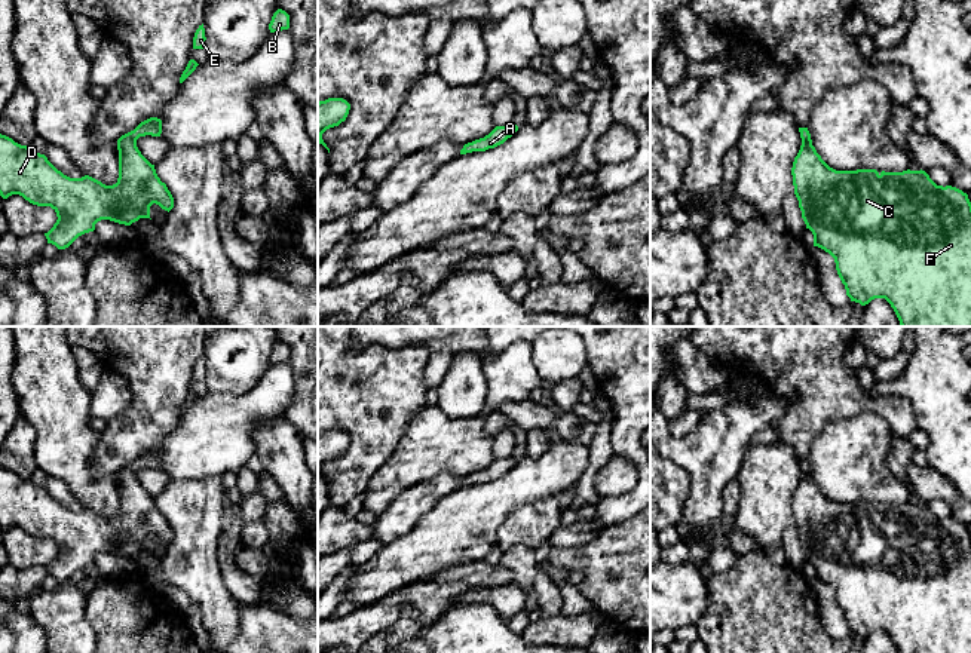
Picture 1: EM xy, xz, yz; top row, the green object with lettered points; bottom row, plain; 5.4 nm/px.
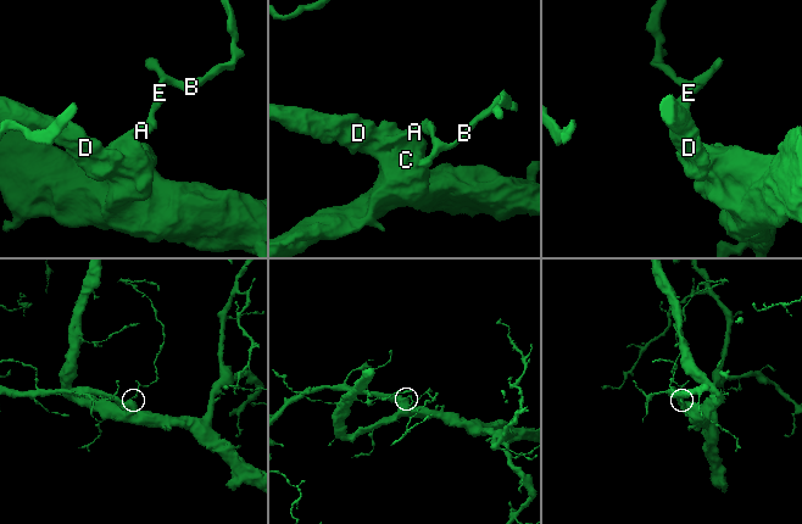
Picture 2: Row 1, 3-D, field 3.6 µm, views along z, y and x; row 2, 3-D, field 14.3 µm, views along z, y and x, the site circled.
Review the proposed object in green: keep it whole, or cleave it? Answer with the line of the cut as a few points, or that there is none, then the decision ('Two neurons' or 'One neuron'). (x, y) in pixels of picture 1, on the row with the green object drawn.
No split. One neuron

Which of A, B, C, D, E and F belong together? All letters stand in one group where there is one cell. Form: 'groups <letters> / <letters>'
groups A B C D E F

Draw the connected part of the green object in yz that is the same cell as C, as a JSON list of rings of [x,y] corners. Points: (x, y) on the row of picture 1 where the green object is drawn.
[[[799,128],[799,132],[802,145],[791,168],[794,194],[806,229],[814,234],[814,246],[824,249],[834,258],[837,275],[851,301],[866,306],[874,298],[885,298],[894,309],[901,326],[971,326],[971,202],[968,194],[952,186],[937,186],[922,169],[882,171],[880,174],[876,169],[836,171],[817,153],[808,128]]]

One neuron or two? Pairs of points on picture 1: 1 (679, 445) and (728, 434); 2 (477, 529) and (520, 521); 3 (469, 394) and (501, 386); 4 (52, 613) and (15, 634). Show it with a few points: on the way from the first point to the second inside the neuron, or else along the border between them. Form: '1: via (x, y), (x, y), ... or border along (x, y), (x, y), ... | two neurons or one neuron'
1: via (691, 445), (716, 445) | one neuron
2: border along (530, 503), (521, 503), (507, 517), (495, 543) | two neurons
3: border along (486, 382), (487, 401) | two neurons
4: border along (28, 613), (48, 637) | two neurons

